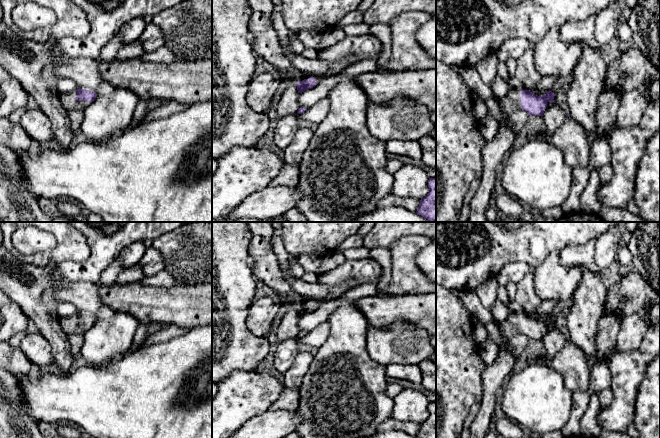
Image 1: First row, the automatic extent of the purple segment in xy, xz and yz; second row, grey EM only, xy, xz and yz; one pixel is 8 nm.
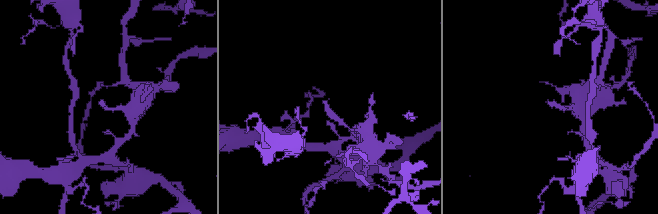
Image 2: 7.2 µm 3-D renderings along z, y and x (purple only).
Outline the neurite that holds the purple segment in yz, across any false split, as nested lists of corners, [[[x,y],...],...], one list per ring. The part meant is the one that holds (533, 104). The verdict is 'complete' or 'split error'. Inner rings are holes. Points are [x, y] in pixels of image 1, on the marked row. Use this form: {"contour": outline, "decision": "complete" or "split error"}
{"contour": [[[510,88],[507,94],[497,101],[501,110],[508,115],[522,109],[525,110],[528,115],[543,116],[547,103],[556,103],[554,95],[552,91],[547,91],[545,95],[538,96],[530,90]]], "decision": "split error"}

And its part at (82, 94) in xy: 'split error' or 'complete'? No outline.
split error

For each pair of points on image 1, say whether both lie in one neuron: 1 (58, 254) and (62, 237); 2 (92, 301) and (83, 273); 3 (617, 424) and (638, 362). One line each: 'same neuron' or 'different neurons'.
1: same neuron
2: different neurons
3: same neuron

